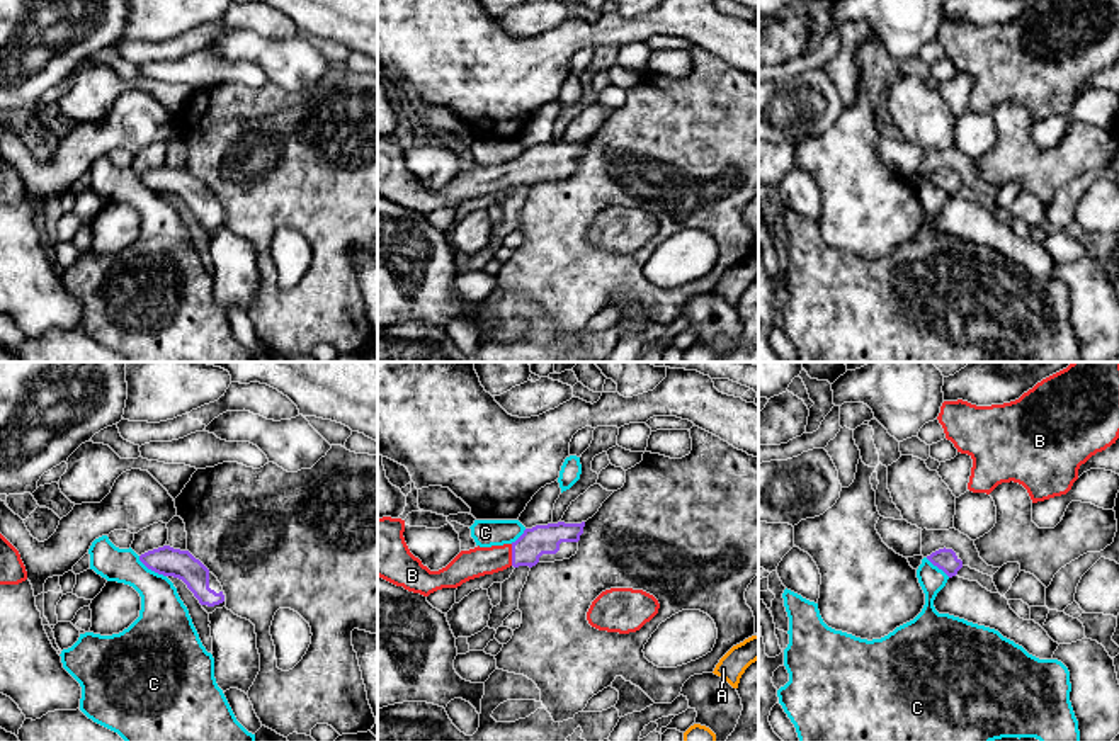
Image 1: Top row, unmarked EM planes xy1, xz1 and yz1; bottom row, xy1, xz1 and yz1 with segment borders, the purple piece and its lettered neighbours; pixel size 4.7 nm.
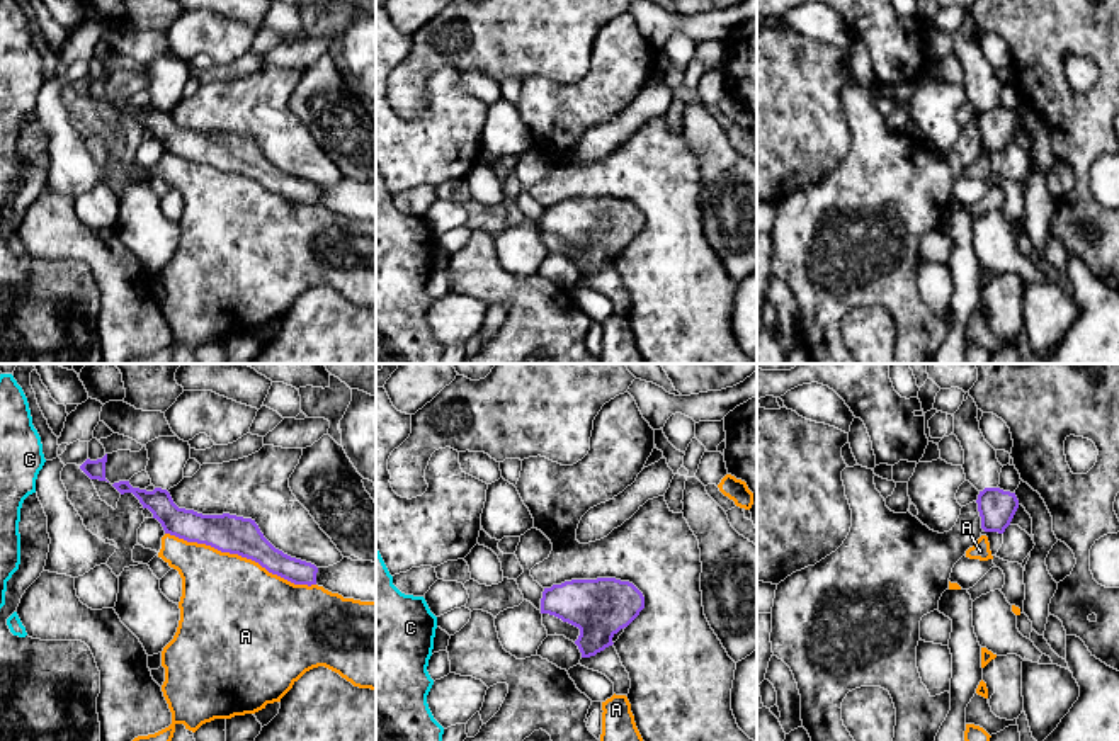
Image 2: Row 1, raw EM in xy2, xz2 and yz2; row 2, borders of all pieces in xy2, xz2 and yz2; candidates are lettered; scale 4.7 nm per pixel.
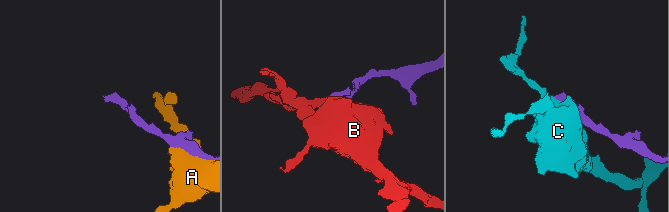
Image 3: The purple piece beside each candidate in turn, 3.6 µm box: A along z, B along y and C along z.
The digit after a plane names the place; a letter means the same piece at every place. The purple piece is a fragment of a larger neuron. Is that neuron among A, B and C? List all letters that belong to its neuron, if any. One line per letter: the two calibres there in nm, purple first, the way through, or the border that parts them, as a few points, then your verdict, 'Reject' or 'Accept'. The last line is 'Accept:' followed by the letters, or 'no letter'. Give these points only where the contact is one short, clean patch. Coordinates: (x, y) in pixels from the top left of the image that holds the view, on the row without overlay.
A: Thickness 180 nm (purple) against 480 nm. Reject
B: Thickness 140 nm (purple) against 140 nm. Path across: xz1 (543, 158), (526, 170), (512, 174), (468, 184). Accept
C: Thickness 140 nm (purple) against 240 nm. Boundary: xy1 (138, 175), (148, 187), (165, 196). Reject
Accept: B

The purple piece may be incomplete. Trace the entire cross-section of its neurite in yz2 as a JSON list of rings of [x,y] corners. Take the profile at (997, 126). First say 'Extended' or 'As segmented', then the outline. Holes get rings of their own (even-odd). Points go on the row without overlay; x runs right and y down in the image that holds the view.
As segmented. [[[985,107],[980,110],[976,122],[981,136],[981,148],[998,153],[1005,151],[1019,127],[1015,112],[1000,107]]]

